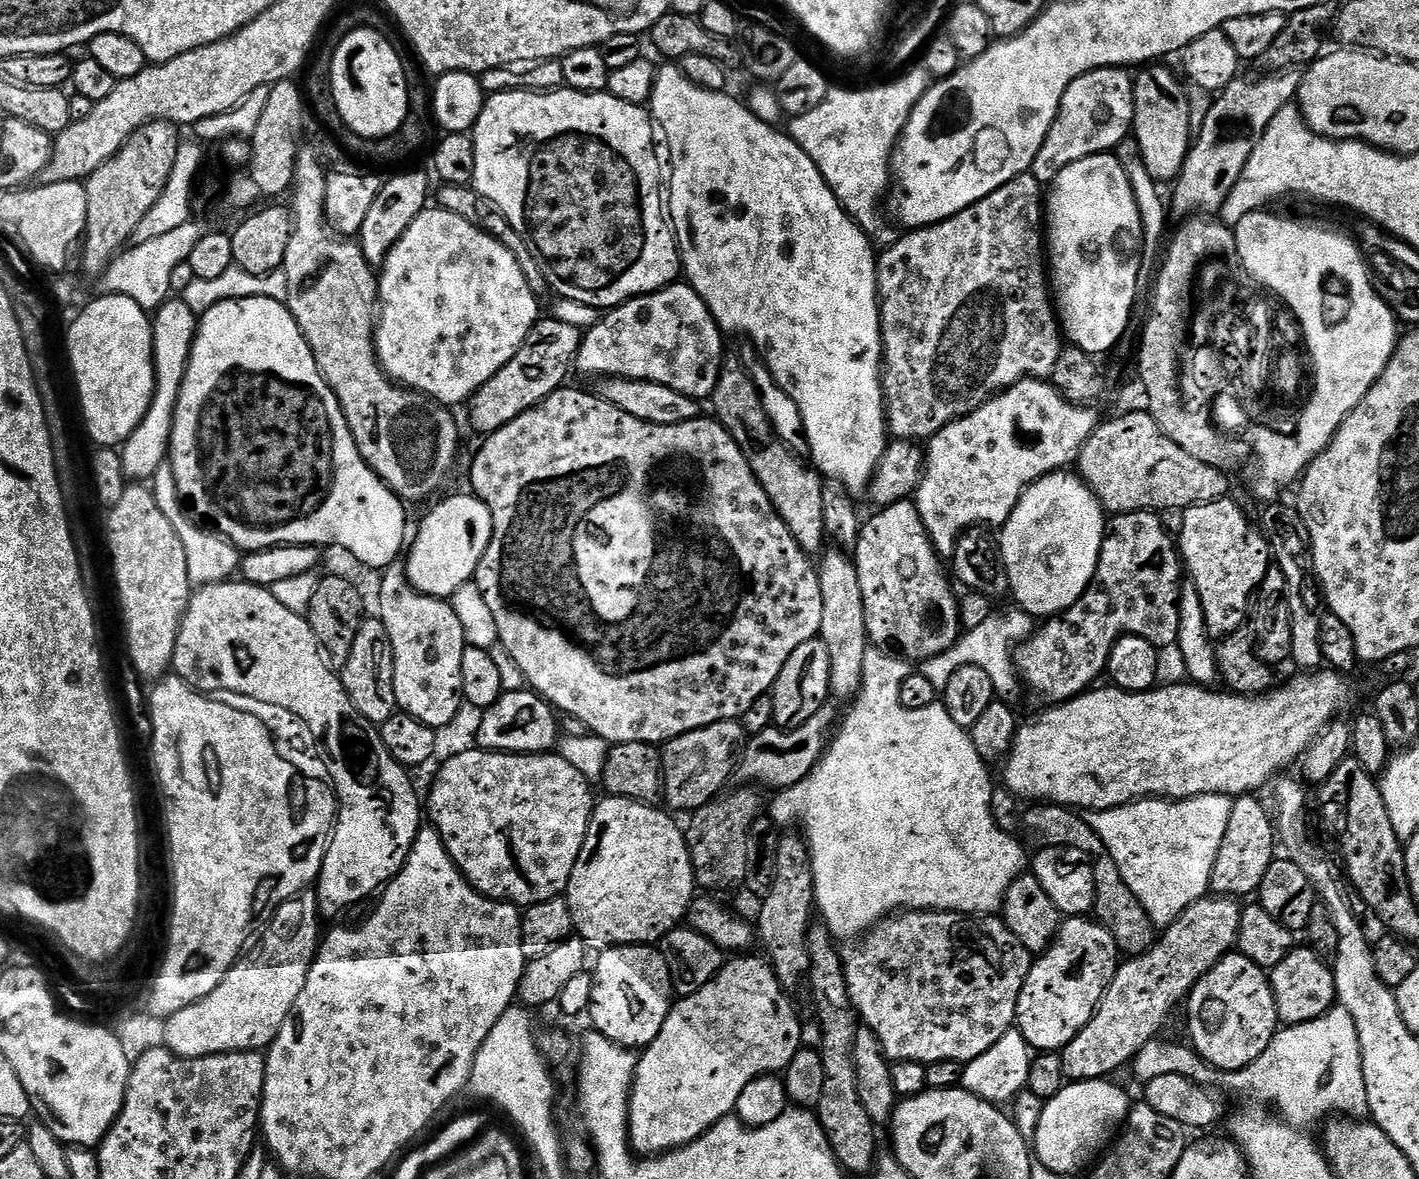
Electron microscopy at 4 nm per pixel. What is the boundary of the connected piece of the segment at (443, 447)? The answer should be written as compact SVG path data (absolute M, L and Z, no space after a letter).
M301 151L296 157L296 169L290 189L292 204L292 233L290 246L286 246L283 271L288 283L287 305L296 324L302 330L306 342L316 359L318 370L330 386L338 406L350 426L350 434L362 454L362 458L384 485L405 502L424 500L435 494L440 483L452 468L456 447L460 444L460 432L449 409L437 404L430 397L403 387L384 373L384 367L376 357L376 321L378 319L378 276L373 265L366 262L359 243L355 239L336 235L324 217L324 199L328 172L312 152Z

